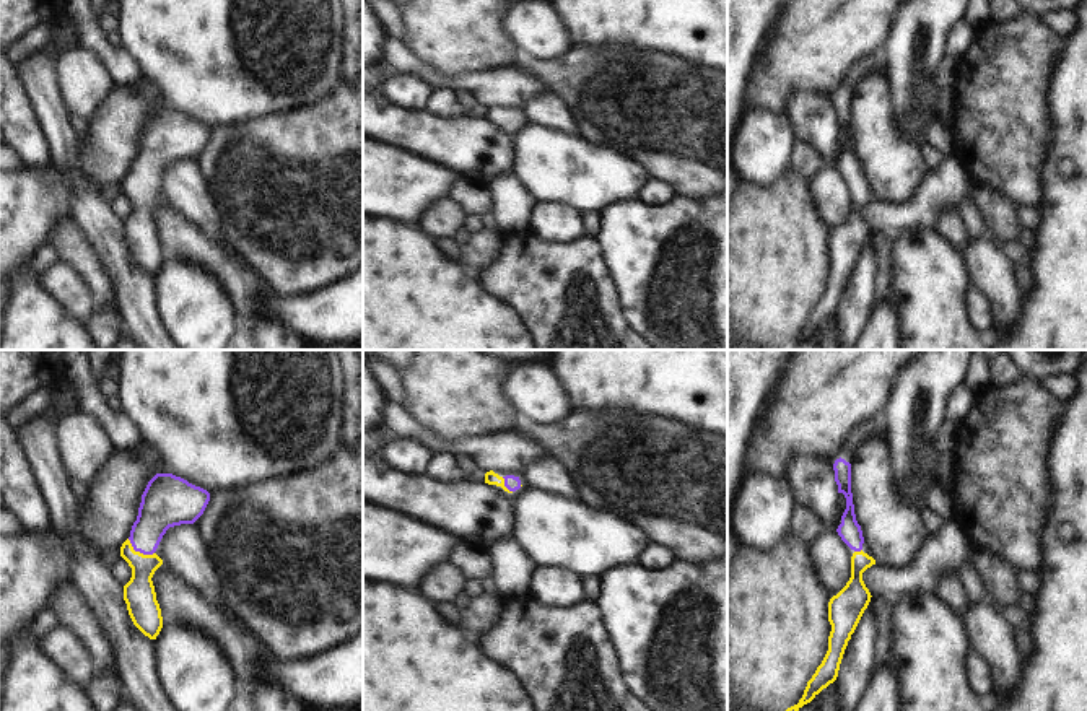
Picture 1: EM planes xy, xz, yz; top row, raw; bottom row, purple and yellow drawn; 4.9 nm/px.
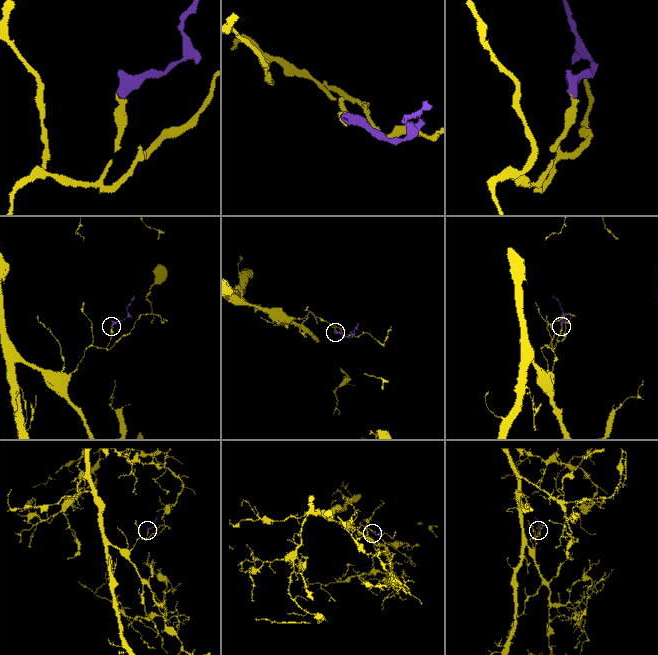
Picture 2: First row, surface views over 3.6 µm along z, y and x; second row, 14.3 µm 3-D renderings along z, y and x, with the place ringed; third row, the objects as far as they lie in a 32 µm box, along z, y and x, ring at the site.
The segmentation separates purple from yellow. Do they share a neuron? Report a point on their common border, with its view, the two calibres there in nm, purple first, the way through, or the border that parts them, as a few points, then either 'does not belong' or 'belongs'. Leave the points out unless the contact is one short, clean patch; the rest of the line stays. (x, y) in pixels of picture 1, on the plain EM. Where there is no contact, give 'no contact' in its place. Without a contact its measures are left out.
meets purple in xy at (139, 186); 220 nm thick on the purple side, 160 nm on the other; runs through xy (163, 142), (157, 148), (139, 186), (139, 228); belongs

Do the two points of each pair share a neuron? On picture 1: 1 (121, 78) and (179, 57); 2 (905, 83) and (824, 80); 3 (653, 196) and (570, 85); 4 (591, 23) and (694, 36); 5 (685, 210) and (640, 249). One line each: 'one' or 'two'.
1: two
2: two
3: two
4: one
5: one

